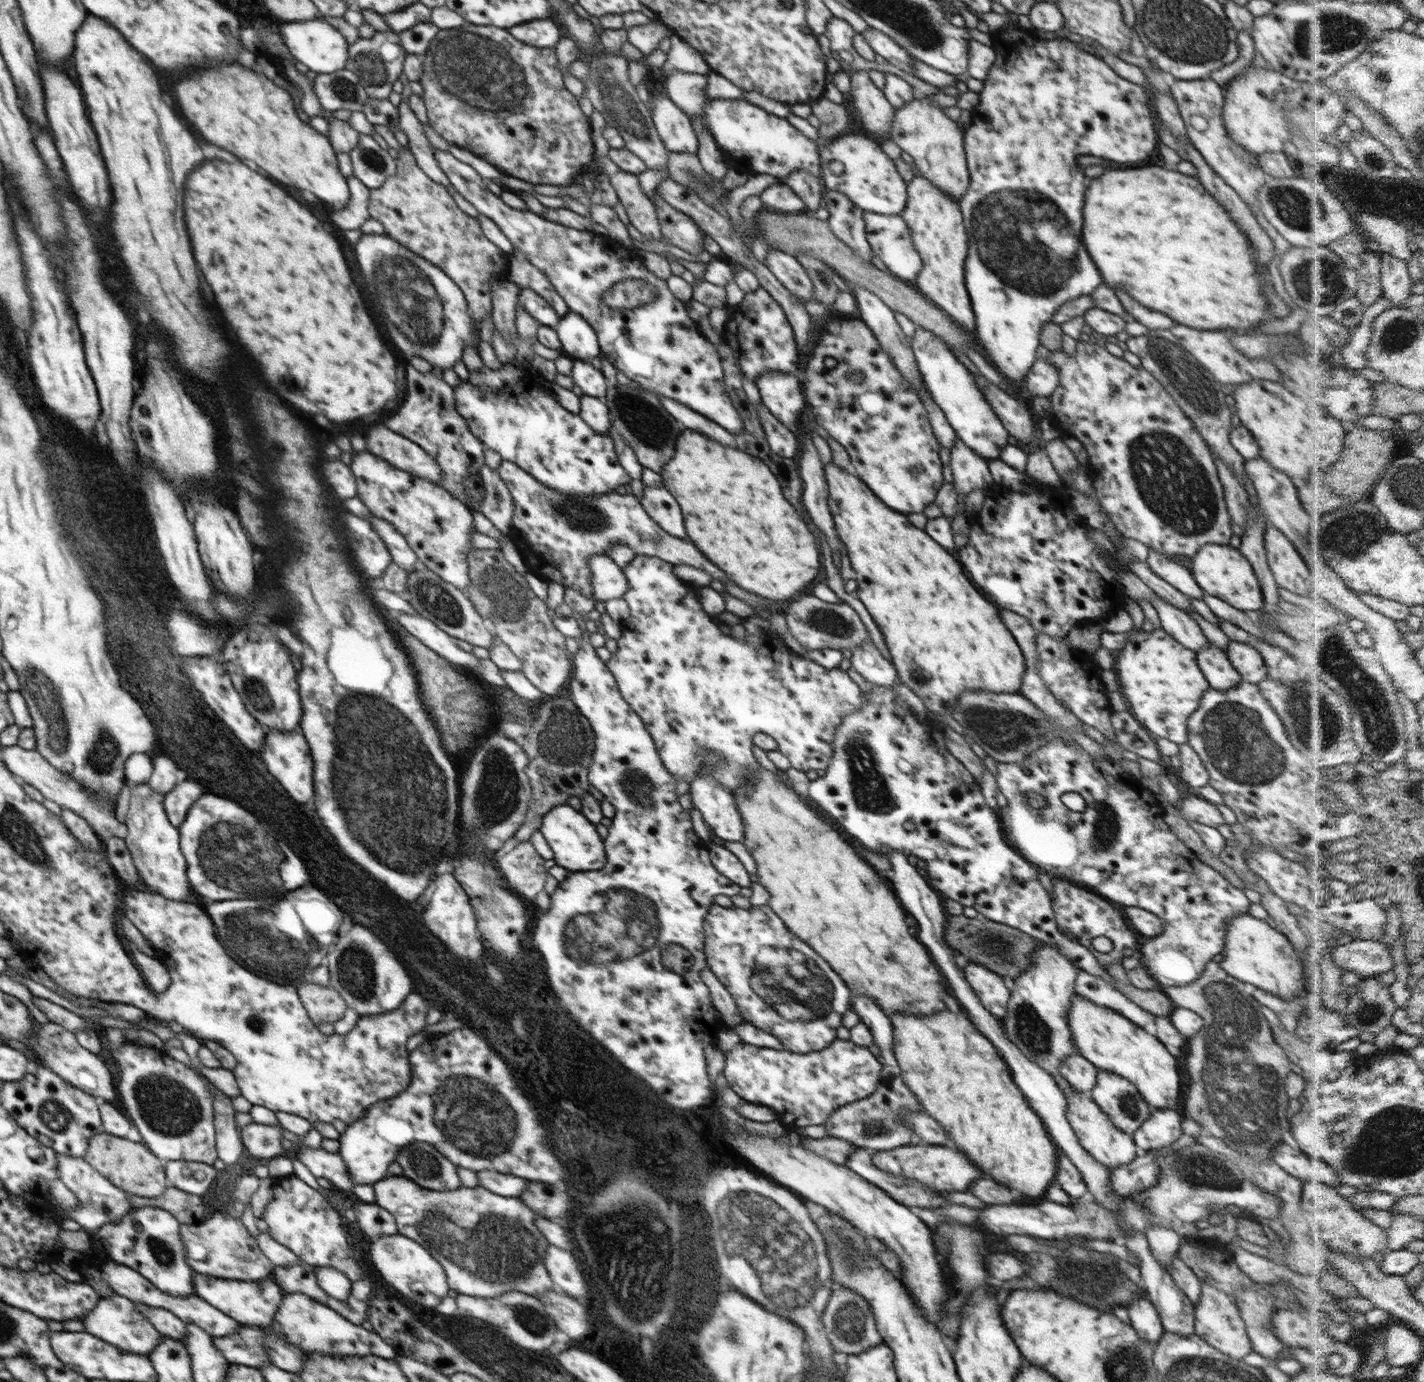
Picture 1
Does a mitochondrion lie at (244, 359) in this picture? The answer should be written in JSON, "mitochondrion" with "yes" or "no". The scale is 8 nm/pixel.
{"mitochondrion":"no"}

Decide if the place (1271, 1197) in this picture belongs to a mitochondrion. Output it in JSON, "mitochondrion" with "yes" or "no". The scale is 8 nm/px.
{"mitochondrion":"no"}

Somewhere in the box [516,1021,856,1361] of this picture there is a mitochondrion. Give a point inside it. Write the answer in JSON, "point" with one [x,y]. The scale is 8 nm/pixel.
{"point":[783,1255]}

